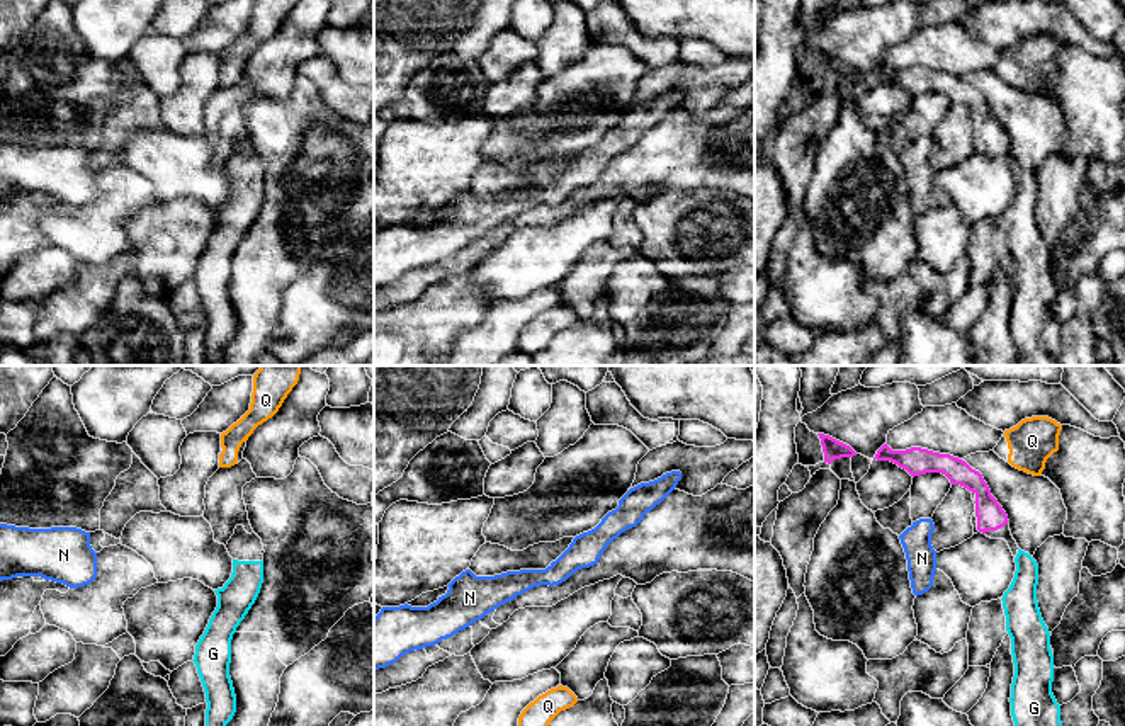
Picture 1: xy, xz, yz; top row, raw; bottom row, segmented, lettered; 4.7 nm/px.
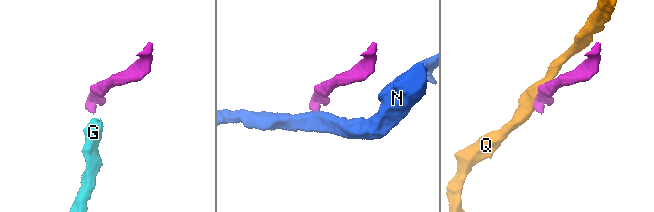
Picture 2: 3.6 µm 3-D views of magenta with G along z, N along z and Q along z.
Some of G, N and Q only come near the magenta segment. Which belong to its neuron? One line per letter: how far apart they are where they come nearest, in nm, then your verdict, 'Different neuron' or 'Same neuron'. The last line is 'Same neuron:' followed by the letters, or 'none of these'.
G: Distance 130 nm. Same neuron
N: Distance 200 nm. Different neuron
Q: Distance 140 nm. Different neuron
Same neuron: G

